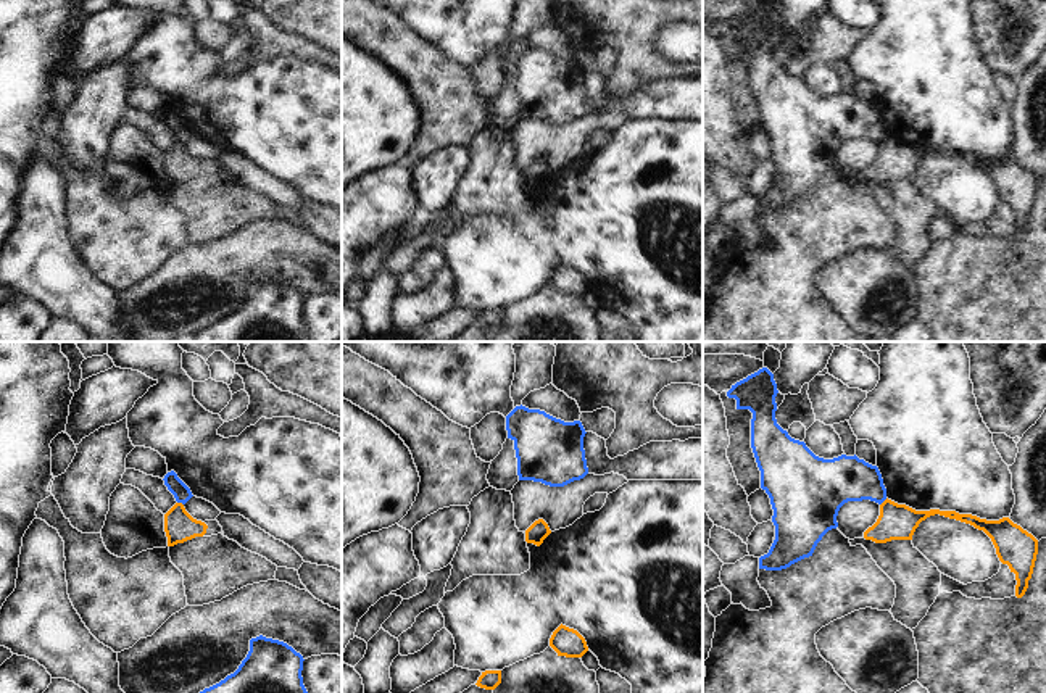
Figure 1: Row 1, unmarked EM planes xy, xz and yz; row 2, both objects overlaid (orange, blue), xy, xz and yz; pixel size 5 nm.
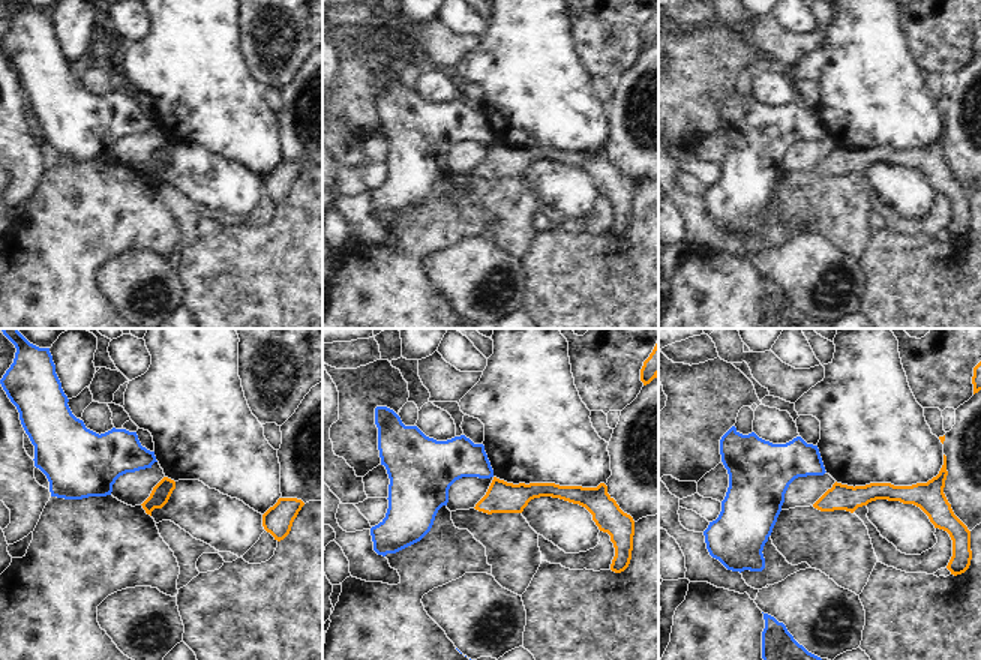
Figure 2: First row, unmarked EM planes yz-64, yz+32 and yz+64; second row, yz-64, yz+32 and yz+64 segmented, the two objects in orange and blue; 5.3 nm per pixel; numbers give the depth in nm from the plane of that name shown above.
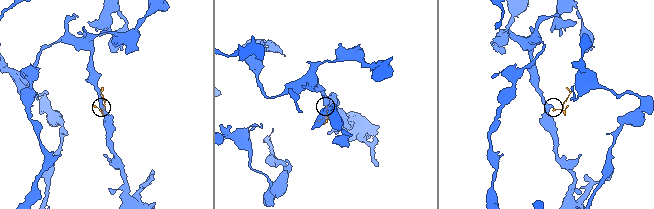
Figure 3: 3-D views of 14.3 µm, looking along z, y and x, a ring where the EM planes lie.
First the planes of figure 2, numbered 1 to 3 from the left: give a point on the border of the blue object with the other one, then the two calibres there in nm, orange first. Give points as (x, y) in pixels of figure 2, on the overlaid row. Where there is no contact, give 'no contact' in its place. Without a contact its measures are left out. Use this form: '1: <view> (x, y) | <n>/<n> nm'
1: no contact
2: no contact
3: no contact

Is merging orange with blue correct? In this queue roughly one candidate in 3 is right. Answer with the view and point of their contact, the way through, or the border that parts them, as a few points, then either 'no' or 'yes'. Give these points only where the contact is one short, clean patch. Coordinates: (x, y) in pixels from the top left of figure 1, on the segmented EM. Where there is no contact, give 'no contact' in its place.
meets orange in yz at (884, 502); border along yz (887, 498), (880, 505); no

